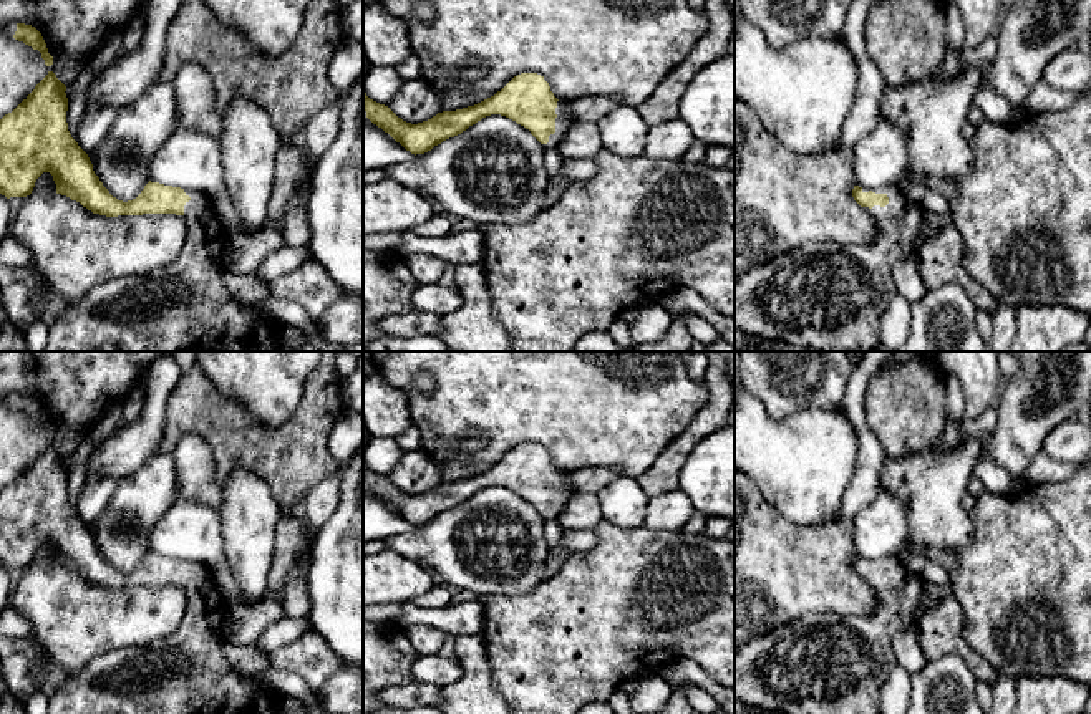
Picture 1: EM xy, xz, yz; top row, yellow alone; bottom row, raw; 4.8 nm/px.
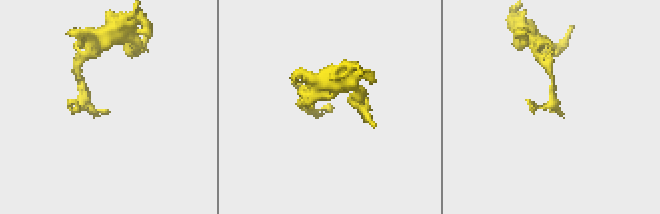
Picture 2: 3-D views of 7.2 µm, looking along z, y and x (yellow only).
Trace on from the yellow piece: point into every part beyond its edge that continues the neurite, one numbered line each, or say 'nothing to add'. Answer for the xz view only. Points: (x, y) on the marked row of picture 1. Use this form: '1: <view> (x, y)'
1: xz (562, 123)

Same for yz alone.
1: yz (821, 295)

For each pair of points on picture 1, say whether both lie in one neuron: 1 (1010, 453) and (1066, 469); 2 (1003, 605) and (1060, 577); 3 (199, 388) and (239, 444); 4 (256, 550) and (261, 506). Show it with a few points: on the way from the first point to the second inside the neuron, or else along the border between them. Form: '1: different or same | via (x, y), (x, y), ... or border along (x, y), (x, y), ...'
1: different | border along (1040, 451), (1022, 476)
2: same | via (1017, 600), (1040, 577), (1047, 577)
3: same | via (199, 401), (227, 431)
4: same | via (256, 539), (259, 517)

